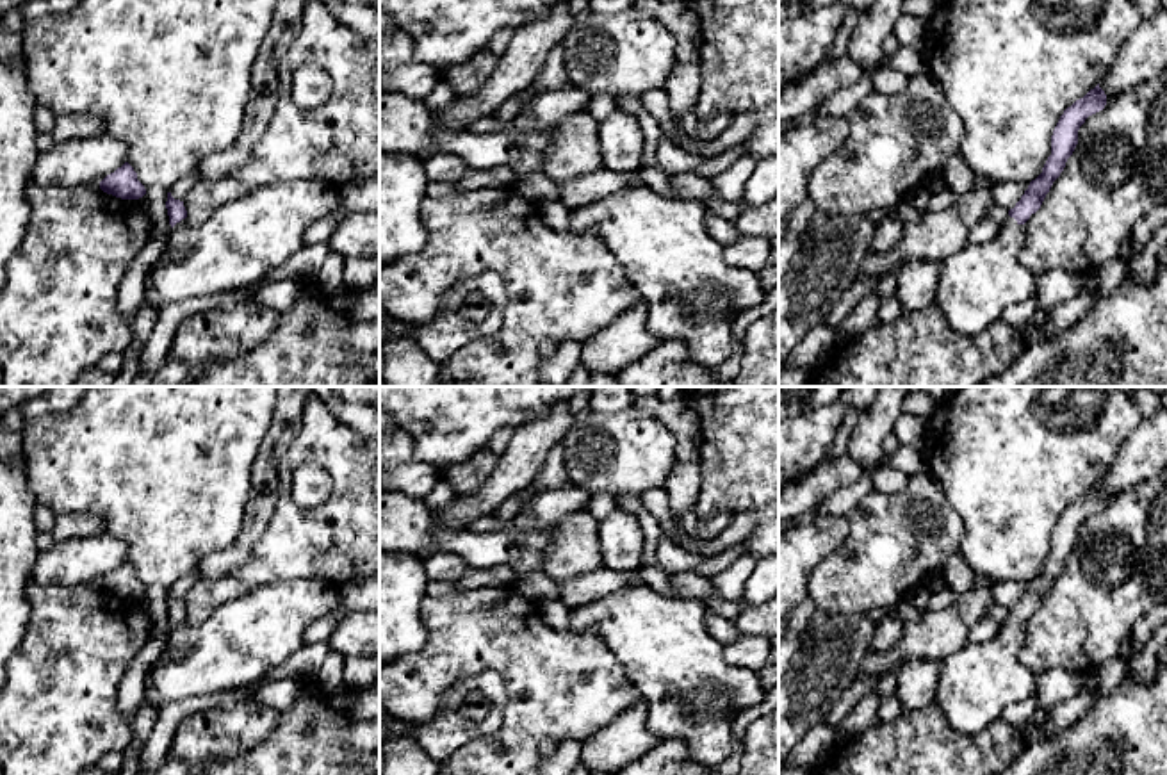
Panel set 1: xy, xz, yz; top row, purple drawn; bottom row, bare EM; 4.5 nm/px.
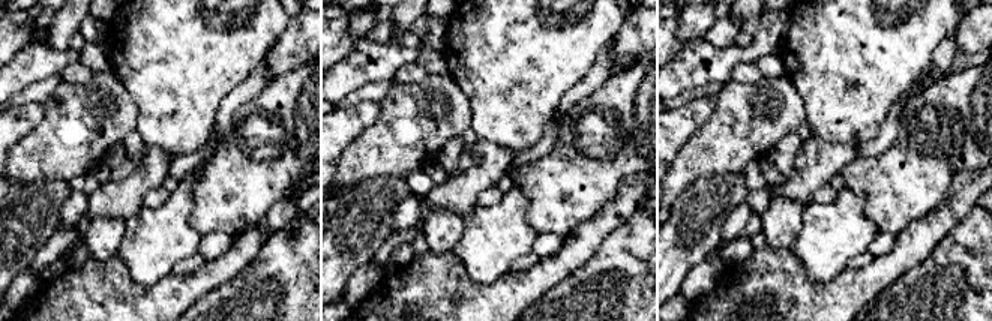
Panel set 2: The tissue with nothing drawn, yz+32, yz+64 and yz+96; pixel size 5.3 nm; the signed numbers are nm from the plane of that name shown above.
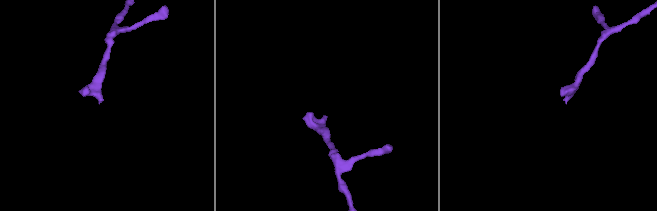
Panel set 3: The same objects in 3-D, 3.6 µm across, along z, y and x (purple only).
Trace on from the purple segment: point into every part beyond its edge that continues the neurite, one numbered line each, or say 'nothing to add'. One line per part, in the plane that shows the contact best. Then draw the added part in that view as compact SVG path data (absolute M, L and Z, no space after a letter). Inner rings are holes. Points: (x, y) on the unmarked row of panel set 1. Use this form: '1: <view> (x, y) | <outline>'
1: yz (975, 685) | M1008 615L987 643L967 641L941 663L935 704L962 736L985 730L1016 702L1035 695L1035 673L1019 657L1023 624Z

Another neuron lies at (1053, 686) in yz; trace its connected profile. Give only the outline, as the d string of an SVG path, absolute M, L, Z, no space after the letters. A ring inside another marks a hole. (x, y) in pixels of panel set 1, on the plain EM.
M1060 668L1048 670L1035 677L1035 698L1042 709L1051 709L1081 693L1085 681L1085 673L1073 673Z

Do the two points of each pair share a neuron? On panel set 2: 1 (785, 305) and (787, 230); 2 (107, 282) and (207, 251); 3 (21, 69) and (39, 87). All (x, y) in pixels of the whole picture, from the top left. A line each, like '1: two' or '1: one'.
1: two
2: two
3: two

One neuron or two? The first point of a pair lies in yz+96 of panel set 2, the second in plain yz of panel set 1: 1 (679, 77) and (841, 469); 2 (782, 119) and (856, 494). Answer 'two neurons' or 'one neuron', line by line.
1: one neuron
2: two neurons

